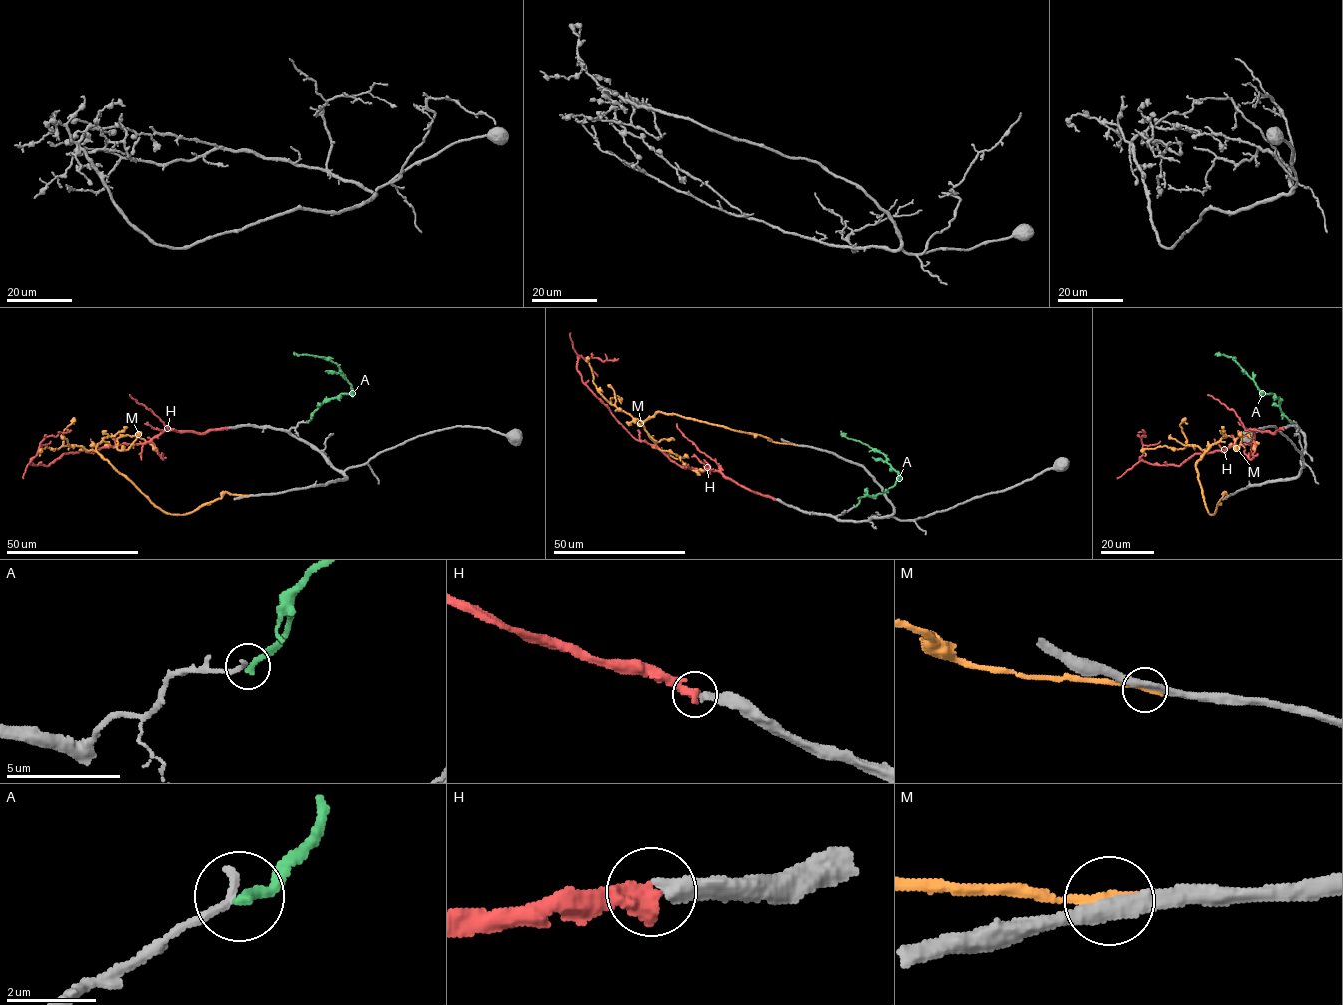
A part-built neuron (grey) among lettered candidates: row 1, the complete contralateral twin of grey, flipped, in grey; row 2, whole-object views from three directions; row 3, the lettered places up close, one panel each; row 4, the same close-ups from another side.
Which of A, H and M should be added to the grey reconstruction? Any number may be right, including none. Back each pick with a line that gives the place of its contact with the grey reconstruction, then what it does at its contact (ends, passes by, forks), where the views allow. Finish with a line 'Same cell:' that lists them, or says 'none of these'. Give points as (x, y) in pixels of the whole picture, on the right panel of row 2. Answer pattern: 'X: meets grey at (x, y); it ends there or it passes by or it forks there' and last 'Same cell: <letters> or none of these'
H: meets grey at (1283, 428); it ends there
Same cell: H

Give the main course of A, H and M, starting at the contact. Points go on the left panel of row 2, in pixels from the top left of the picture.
A: (307, 422), (324, 401), (349, 394), (351, 385), (341, 374), (339, 367), (325, 357), (293, 354)
H: (227, 428), (204, 433), (170, 430), (143, 443), (64, 453), (48, 466), (30, 464), (46, 437), (71, 430)
M: (246, 496), (225, 492), (188, 513), (165, 513), (92, 450), (46, 446), (39, 456)

